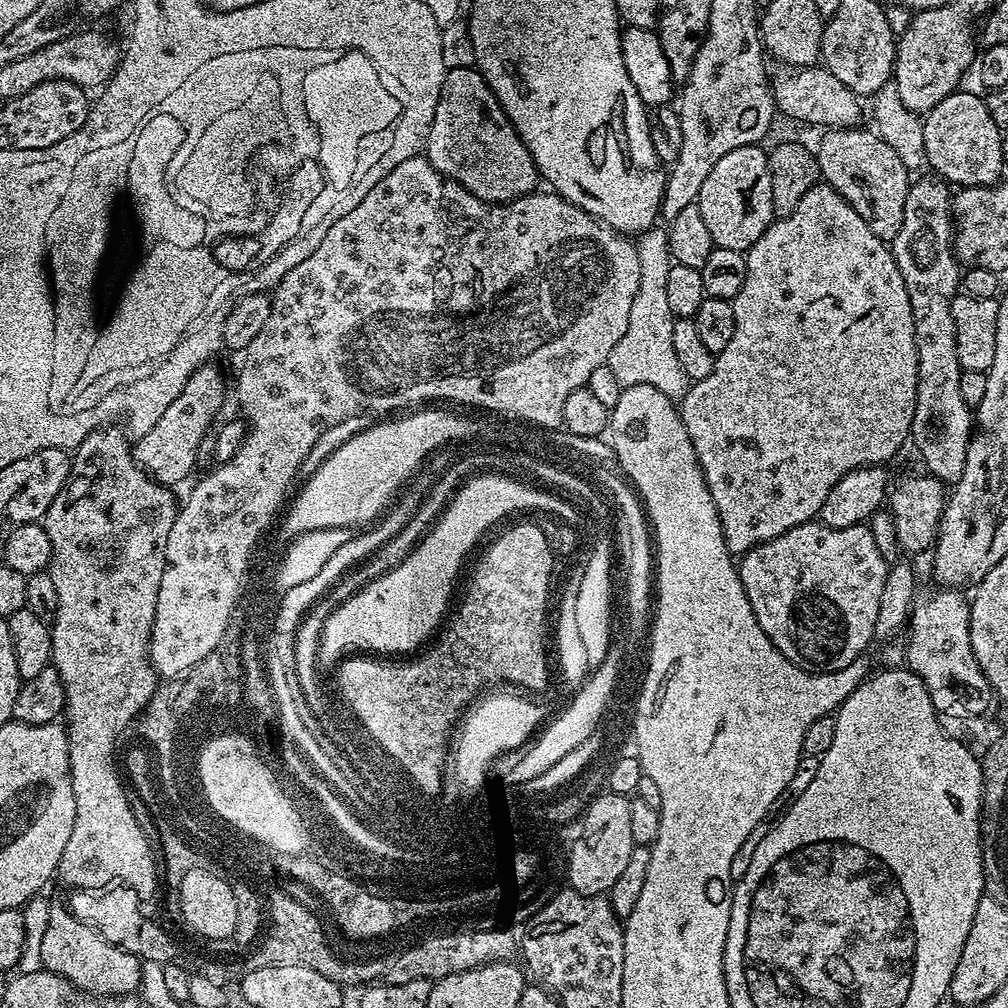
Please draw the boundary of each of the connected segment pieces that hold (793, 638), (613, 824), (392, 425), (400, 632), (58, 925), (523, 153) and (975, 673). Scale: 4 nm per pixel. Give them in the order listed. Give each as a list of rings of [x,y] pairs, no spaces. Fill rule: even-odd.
[[[819,519],[778,534],[778,538],[754,545],[739,557],[740,581],[750,598],[758,626],[774,642],[774,646],[790,662],[808,672],[842,670],[850,662],[861,659],[864,647],[874,640],[874,622],[878,622],[878,601],[882,599],[882,586],[890,567],[884,561],[884,552],[867,523],[845,528],[831,528]]]
[[[605,791],[588,805],[592,812],[588,812],[585,824],[580,827],[576,847],[570,850],[572,865],[566,870],[567,887],[587,896],[598,896],[614,886],[634,847],[630,834],[630,799],[627,795]]]
[[[401,416],[404,416],[401,420],[388,420],[385,424],[373,423],[326,458],[317,472],[306,481],[302,497],[296,501],[287,524],[284,524],[284,536],[320,525],[355,529],[357,526],[371,524],[392,503],[410,477],[420,471],[429,459],[427,456],[435,448],[451,440],[460,440],[463,436],[465,438],[471,430],[469,423],[452,417]]]
[[[511,475],[472,476],[449,500],[447,508],[399,566],[358,590],[358,594],[342,602],[342,606],[326,618],[319,646],[321,669],[331,670],[332,660],[353,646],[408,648],[416,644],[416,640],[432,628],[432,620],[440,616],[452,572],[456,572],[456,564],[460,556],[464,556],[464,548],[468,548],[472,540],[479,543],[476,536],[480,536],[480,528],[484,528],[488,520],[496,520],[500,512],[508,512],[508,508],[516,508],[516,504],[544,504],[544,508],[560,508],[550,495],[540,496],[536,492],[525,491],[519,486],[519,479]]]
[[[53,906],[46,934],[38,946],[40,960],[47,971],[58,974],[72,983],[72,987],[93,997],[115,998],[131,996],[141,987],[140,956],[127,952],[107,936],[95,932],[91,923],[85,922],[67,907]]]
[[[472,66],[449,68],[444,73],[438,110],[434,110],[434,122],[428,135],[426,159],[434,166],[434,170],[443,172],[448,179],[456,181],[467,192],[474,194],[480,200],[487,200],[489,204],[516,200],[528,192],[537,191],[538,188],[536,163],[532,160],[530,150],[526,150],[526,146],[520,141],[519,134],[508,121],[508,116],[502,110],[498,98],[485,82],[484,75]]]
[[[936,590],[940,592],[932,592],[929,596],[921,595],[919,599],[912,605],[908,622],[906,625],[906,633],[908,632],[908,644],[906,643],[906,664],[907,667],[911,668],[914,674],[918,674],[918,678],[922,678],[922,682],[926,686],[926,690],[930,694],[930,702],[934,702],[936,711],[939,714],[962,714],[963,716],[982,716],[985,715],[989,710],[988,707],[993,707],[994,704],[994,693],[990,682],[986,678],[986,674],[982,670],[982,666],[978,666],[978,658],[974,658],[974,646],[970,642],[970,614],[972,609],[969,601],[964,600],[964,592],[960,590]]]

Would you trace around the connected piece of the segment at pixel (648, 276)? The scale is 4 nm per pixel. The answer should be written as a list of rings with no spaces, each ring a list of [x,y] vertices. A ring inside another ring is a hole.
[[[667,227],[647,228],[639,233],[635,246],[638,254],[638,294],[634,294],[634,302],[630,306],[630,322],[626,322],[626,334],[622,334],[622,338],[618,338],[618,346],[610,350],[608,365],[610,370],[614,370],[623,388],[643,384],[654,386],[654,390],[676,402],[688,391],[690,381],[674,350],[674,324],[677,317],[673,316],[666,295],[666,285],[674,261],[670,254]]]

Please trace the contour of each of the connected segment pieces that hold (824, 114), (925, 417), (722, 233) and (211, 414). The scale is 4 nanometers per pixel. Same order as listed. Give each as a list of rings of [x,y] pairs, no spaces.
[[[787,66],[777,67],[777,72],[771,73],[771,86],[773,98],[776,101],[777,109],[783,111],[792,120],[801,120],[804,124],[821,124],[821,129],[831,130],[834,128],[854,128],[861,123],[860,104],[861,97],[855,96],[834,74],[830,74],[823,66],[813,66],[811,68],[791,69]]]
[[[927,174],[921,180],[913,179],[906,194],[906,214],[902,218],[902,230],[890,241],[892,256],[906,282],[906,294],[910,294],[910,310],[914,318],[914,342],[918,354],[918,386],[916,405],[912,419],[911,443],[916,443],[916,452],[927,471],[945,485],[955,485],[966,470],[968,443],[974,431],[974,412],[962,398],[961,366],[956,349],[956,319],[952,313],[952,300],[962,284],[962,265],[954,251],[953,193],[945,181]]]
[[[759,143],[739,146],[736,150],[730,150],[715,163],[713,170],[702,184],[700,195],[695,200],[700,208],[702,219],[710,230],[710,238],[717,248],[726,250],[738,250],[747,253],[749,248],[762,238],[762,234],[772,225],[772,191],[770,190],[770,166],[768,165],[768,152]]]
[[[206,362],[196,369],[189,380],[183,381],[178,398],[170,402],[166,414],[158,418],[146,429],[134,444],[137,464],[160,484],[177,486],[188,476],[188,471],[196,464],[196,451],[204,440],[204,435],[217,423],[216,415],[224,404],[224,380],[212,362]]]

